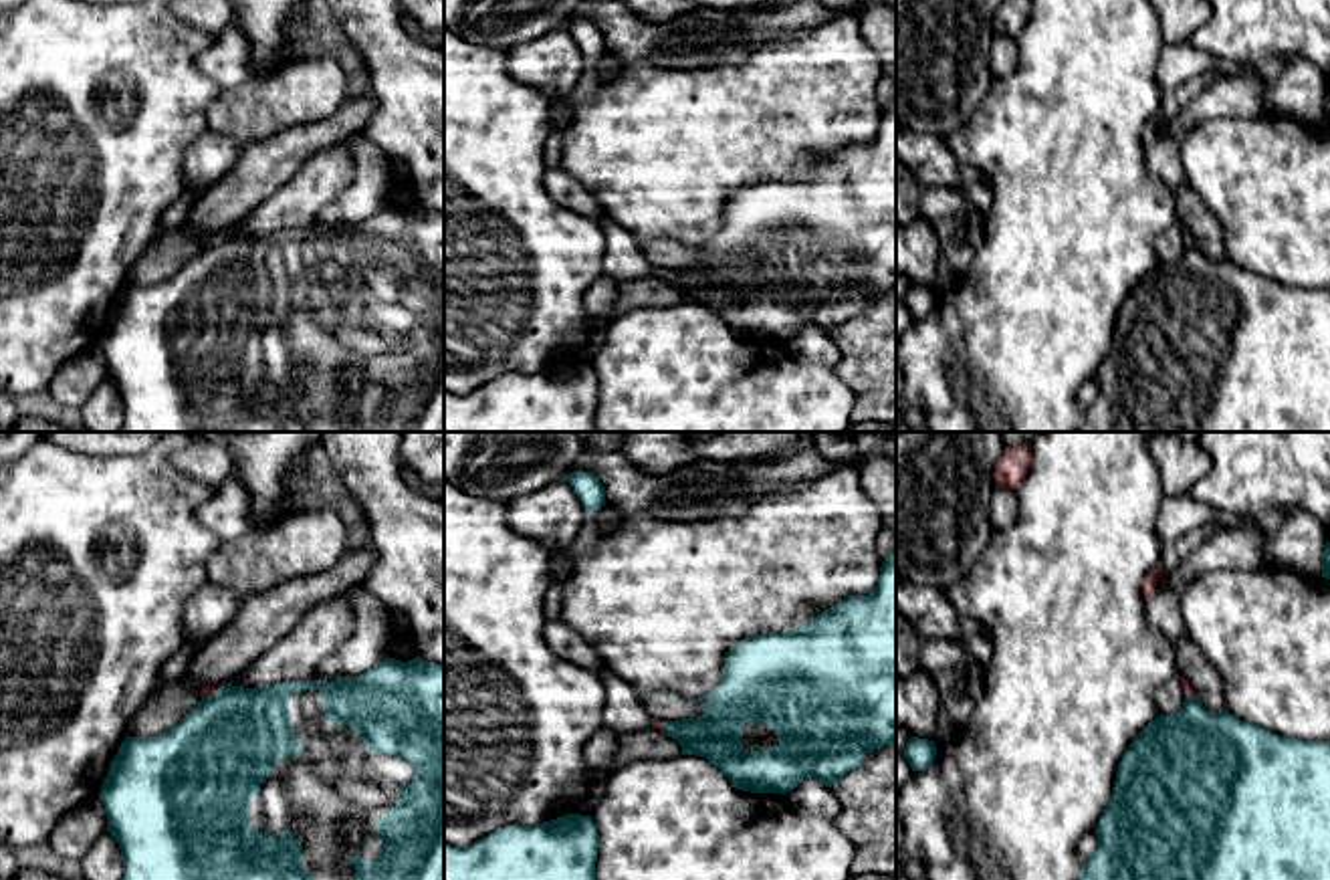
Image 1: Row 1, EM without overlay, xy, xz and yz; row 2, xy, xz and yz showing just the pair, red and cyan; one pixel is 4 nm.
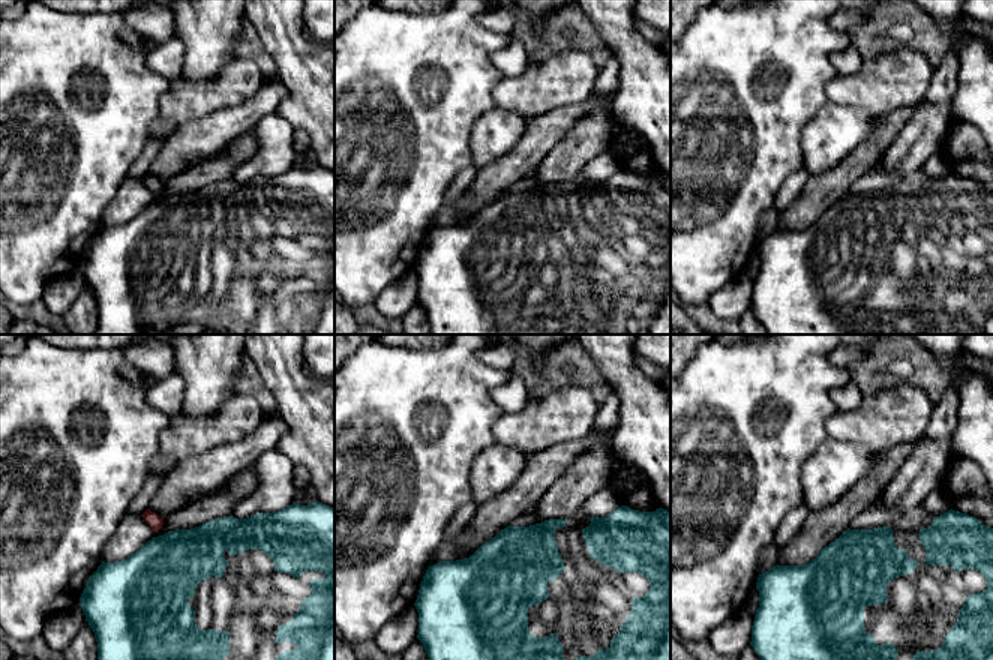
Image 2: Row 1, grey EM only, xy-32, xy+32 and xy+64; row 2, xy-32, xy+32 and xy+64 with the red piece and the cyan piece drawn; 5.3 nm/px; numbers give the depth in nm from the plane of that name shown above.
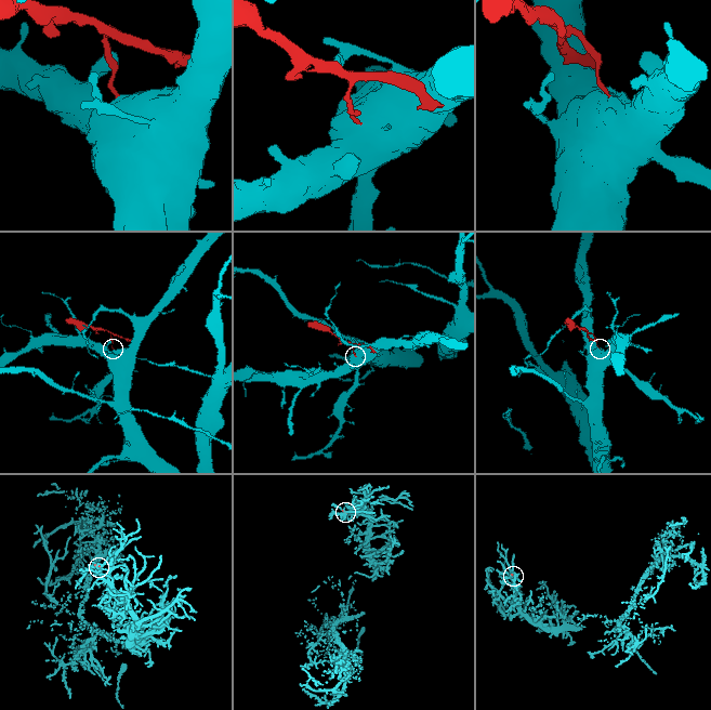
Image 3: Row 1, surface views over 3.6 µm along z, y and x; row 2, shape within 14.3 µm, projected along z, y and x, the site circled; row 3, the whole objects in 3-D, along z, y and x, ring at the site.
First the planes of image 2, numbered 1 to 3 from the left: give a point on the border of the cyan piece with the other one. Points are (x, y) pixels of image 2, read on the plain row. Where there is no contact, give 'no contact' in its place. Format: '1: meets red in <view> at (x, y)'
1: no contact
2: no contact
3: no contact

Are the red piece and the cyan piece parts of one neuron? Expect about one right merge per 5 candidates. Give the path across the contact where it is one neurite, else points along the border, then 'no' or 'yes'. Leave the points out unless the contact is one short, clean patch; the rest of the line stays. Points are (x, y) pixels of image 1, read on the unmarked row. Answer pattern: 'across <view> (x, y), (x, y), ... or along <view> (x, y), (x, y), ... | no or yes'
along xy (218, 237), (202, 247) | no

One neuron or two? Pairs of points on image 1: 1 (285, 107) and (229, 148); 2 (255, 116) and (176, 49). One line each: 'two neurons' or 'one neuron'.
1: two neurons
2: two neurons

